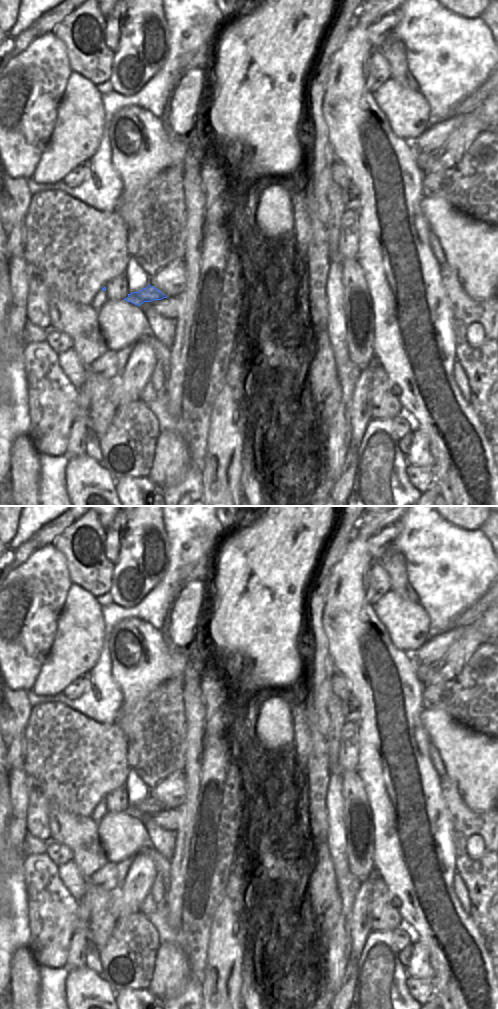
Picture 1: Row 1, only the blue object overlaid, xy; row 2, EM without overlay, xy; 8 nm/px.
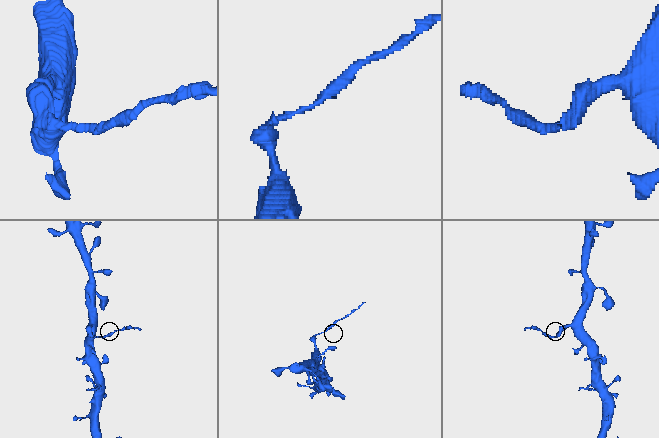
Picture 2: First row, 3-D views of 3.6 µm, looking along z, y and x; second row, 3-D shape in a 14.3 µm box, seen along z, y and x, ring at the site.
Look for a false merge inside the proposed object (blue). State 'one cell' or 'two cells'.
two cells

